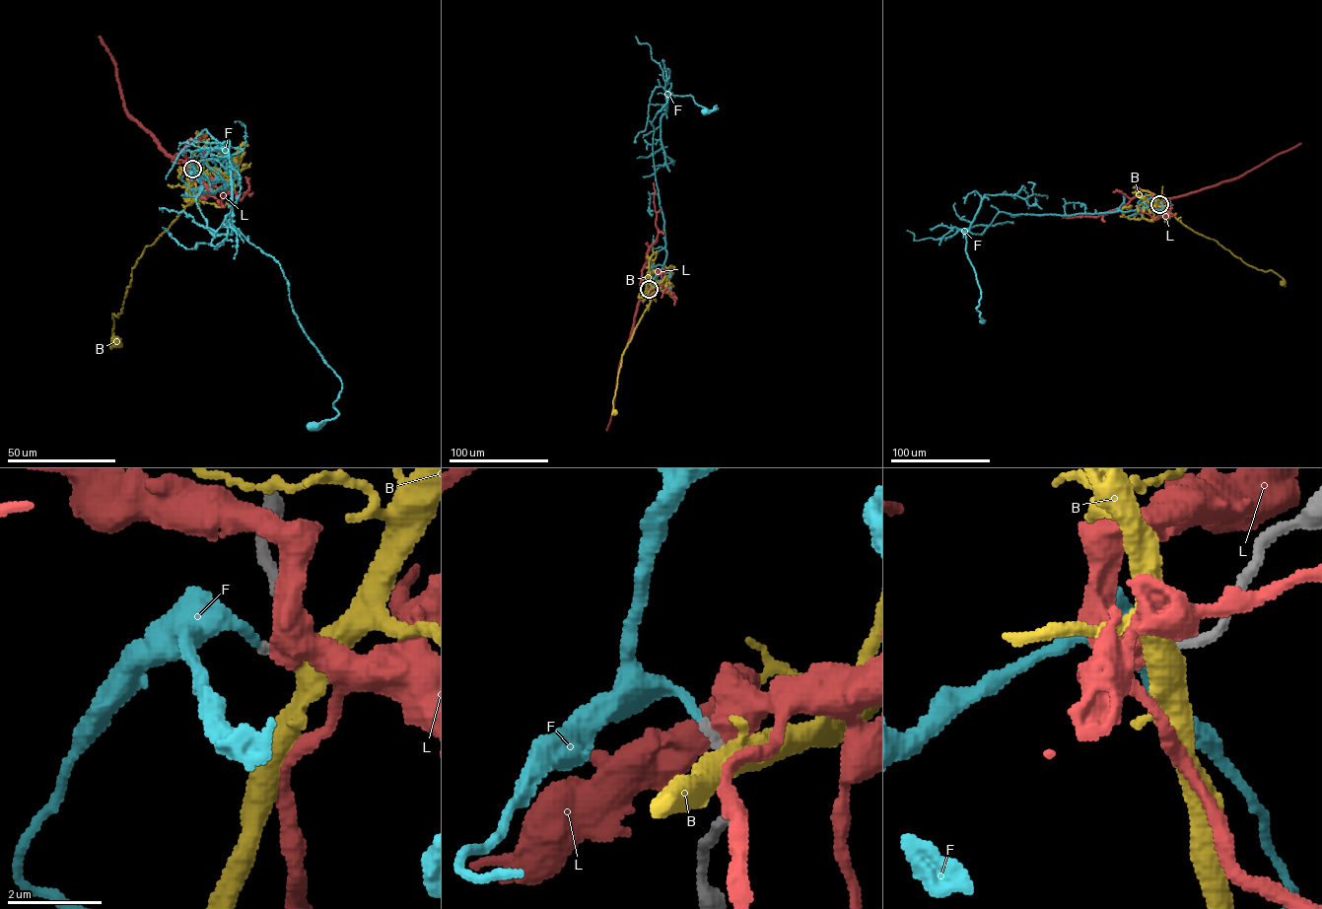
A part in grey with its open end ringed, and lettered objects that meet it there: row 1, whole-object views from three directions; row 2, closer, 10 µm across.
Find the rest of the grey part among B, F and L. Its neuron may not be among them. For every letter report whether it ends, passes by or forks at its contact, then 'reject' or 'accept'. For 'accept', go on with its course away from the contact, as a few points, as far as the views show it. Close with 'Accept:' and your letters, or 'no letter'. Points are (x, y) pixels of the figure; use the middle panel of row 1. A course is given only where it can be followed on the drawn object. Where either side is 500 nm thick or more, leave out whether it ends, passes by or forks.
B: it ends there; reject
F: it ends there; accept; it runs (649, 289), (666, 252), (651, 123), (670, 95), (691, 95), (698, 105), (718, 108), (704, 111)
L: reject
Accept: F

